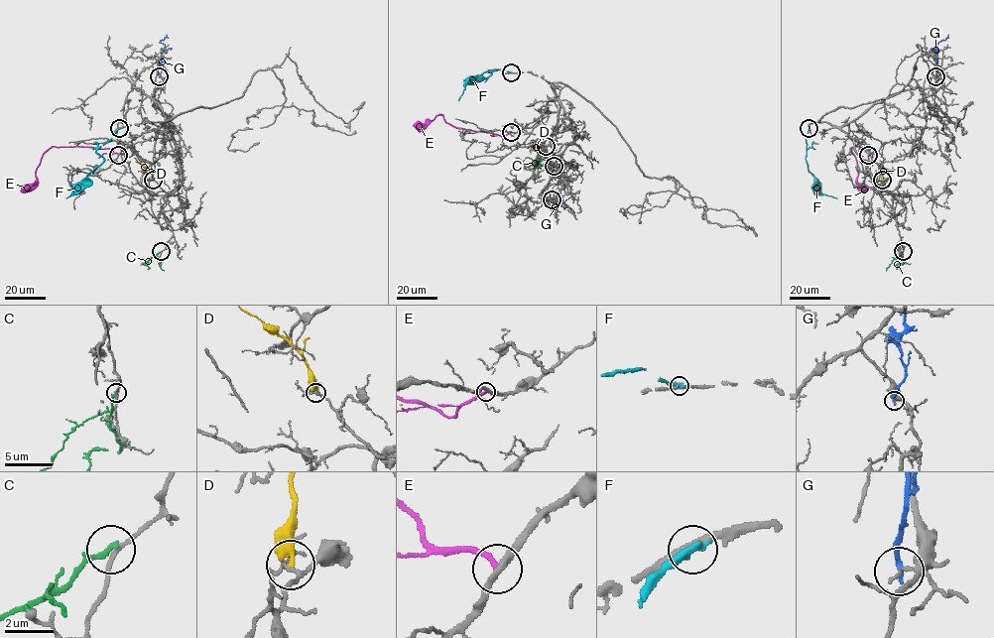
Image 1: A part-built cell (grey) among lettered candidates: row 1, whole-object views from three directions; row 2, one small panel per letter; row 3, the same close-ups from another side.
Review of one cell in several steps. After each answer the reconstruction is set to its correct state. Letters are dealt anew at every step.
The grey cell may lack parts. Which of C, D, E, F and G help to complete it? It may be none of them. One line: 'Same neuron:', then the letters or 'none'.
Same neuron: none

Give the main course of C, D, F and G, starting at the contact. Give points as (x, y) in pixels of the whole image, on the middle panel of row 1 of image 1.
C: (553, 166), (536, 167), (536, 161), (540, 161)
D: (546, 146), (526, 148)
F: (511, 72), (488, 69), (496, 69), (485, 71), (472, 83), (467, 83), (458, 100)
G: (551, 199), (558, 199), (553, 204), (560, 212)

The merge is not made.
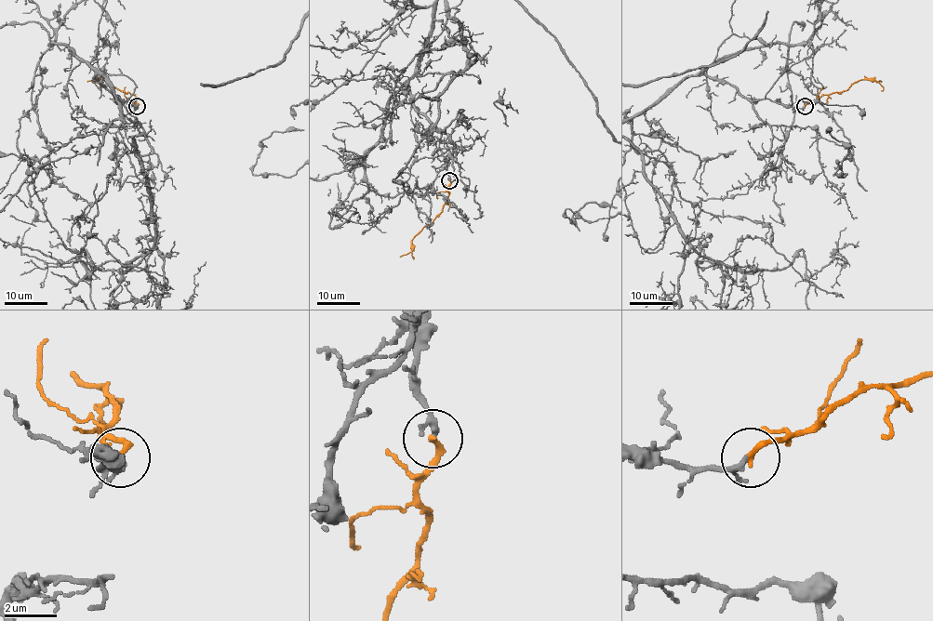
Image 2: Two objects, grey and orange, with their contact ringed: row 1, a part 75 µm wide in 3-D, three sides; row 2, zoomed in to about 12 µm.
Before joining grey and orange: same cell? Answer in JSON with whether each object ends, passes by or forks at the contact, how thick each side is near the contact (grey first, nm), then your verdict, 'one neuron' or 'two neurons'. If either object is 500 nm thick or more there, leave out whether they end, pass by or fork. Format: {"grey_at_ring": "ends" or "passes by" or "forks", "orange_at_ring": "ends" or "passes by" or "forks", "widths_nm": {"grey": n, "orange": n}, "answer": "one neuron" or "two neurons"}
{"grey_at_ring": "passes by", "orange_at_ring": "ends", "widths_nm": {"grey": 180, "orange": 240}, "answer": "one neuron"}

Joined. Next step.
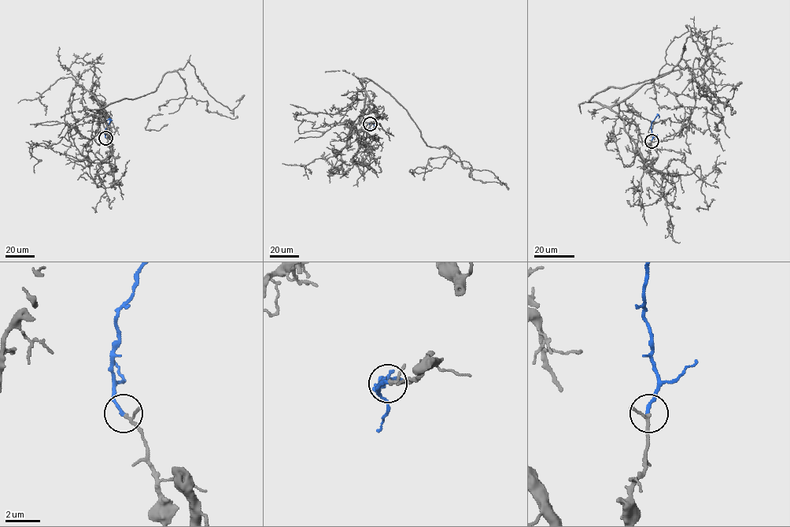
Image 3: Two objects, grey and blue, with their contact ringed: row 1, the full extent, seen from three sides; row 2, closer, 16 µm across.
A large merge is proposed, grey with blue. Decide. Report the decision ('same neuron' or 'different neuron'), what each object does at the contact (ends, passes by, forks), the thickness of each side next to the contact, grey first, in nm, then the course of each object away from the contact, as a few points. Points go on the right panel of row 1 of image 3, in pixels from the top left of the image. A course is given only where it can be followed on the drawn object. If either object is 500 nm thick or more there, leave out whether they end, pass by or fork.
same neuron; grey passes by; blue ends; calibres 140 and 190 nm; course grey (651, 140), (645, 160), (624, 121), (589, 101), (667, 74), (684, 49), (721, 118), (718, 131), (714, 122); course blue (651, 140), (651, 122), (658, 115), (658, 118)

